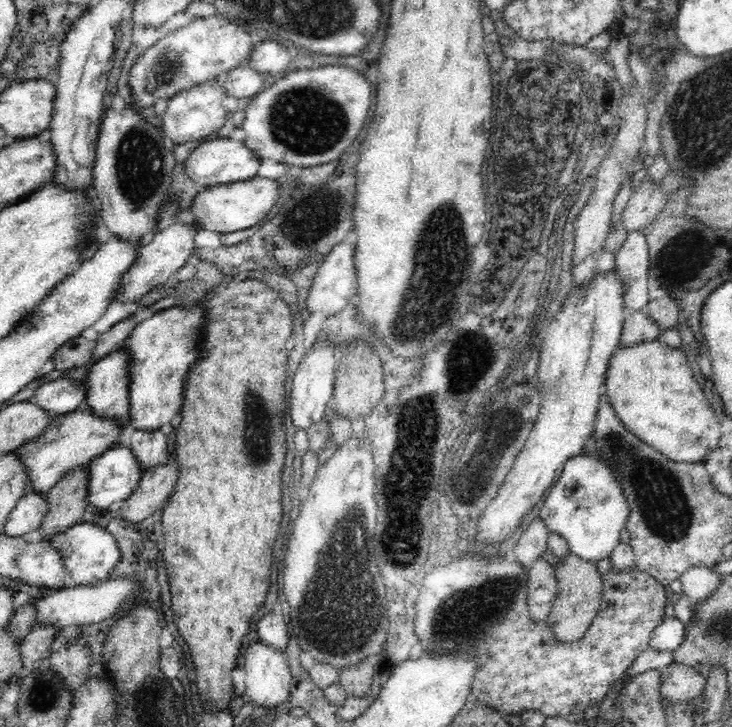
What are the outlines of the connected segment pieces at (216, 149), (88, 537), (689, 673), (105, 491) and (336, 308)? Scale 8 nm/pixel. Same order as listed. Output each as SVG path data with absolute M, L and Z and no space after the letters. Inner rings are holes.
M220 137L198 145L186 155L182 162L183 172L190 177L190 180L210 188L256 177L261 160L258 153L246 148L241 141Z
M83 521L74 524L74 526L54 531L45 540L62 557L69 575L69 583L72 585L95 585L101 581L106 581L113 568L116 568L116 564L122 558L120 547L118 547L114 535L104 527L90 524L90 522Z
M670 663L661 668L661 679L659 693L661 705L664 702L667 706L676 702L698 700L706 686L707 679L704 679L698 669L684 664Z
M114 446L90 464L89 504L108 509L114 502L126 501L138 488L145 472L130 448Z
M338 243L327 254L326 259L318 267L309 290L305 304L309 312L322 312L326 318L338 314L351 304L358 292L356 266L356 246L353 243Z

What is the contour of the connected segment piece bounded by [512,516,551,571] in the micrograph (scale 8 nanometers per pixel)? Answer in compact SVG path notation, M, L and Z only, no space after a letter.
M539 516L528 526L528 529L520 536L520 540L514 545L512 551L517 562L524 565L526 570L529 571L532 562L542 557L547 550L547 538L550 533L546 523L542 522Z

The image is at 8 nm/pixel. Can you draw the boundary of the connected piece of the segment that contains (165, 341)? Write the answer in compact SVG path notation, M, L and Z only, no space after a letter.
M199 303L166 308L143 320L127 336L122 349L132 353L130 360L128 418L138 430L154 430L175 421L181 414L184 381L188 369L200 358L205 312Z

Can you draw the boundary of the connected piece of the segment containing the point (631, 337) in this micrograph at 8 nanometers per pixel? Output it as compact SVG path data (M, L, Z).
M645 309L626 313L619 346L657 339L661 328L648 316Z

